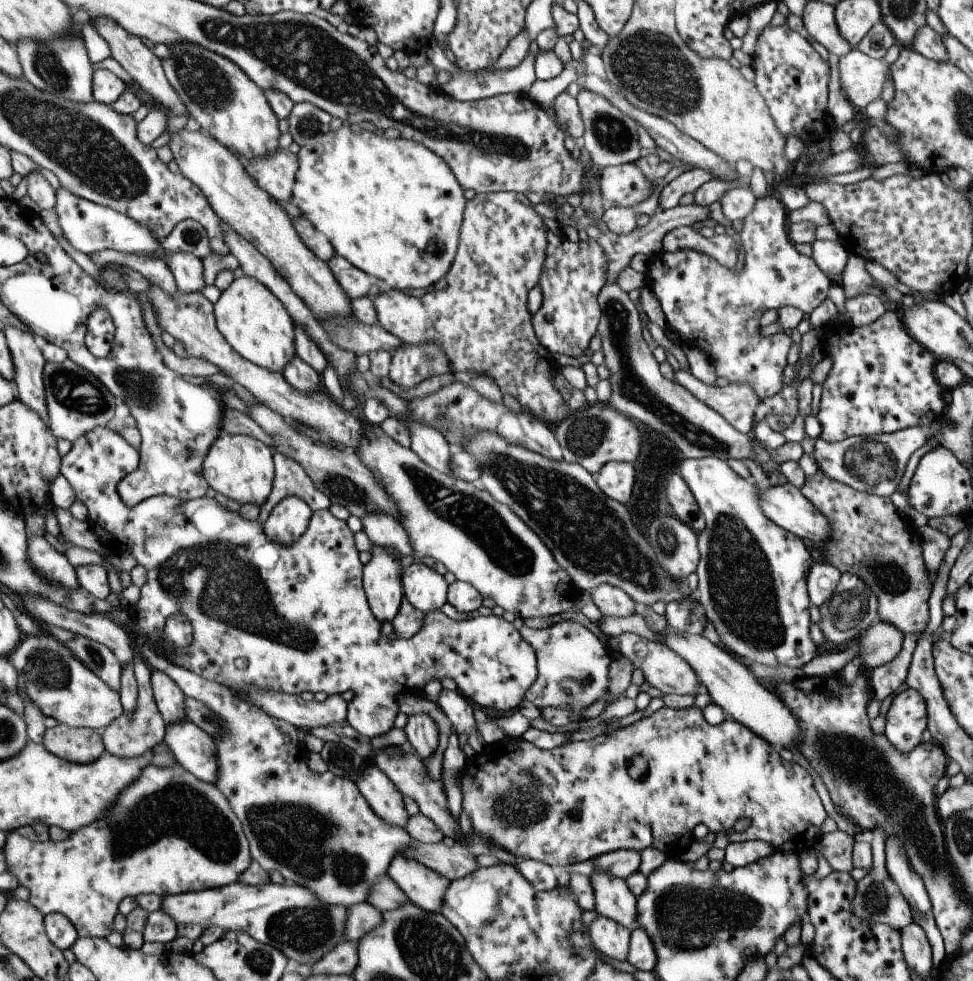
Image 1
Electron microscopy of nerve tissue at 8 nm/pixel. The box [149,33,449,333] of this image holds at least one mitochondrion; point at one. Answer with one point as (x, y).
(206, 85)

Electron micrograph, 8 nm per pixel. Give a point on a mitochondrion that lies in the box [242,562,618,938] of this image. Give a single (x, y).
(299, 837)

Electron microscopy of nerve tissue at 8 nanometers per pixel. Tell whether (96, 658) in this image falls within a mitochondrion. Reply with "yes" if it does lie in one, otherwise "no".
yes

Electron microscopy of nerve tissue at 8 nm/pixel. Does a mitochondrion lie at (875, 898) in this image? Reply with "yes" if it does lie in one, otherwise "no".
yes

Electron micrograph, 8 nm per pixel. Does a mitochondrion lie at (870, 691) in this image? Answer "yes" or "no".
no

